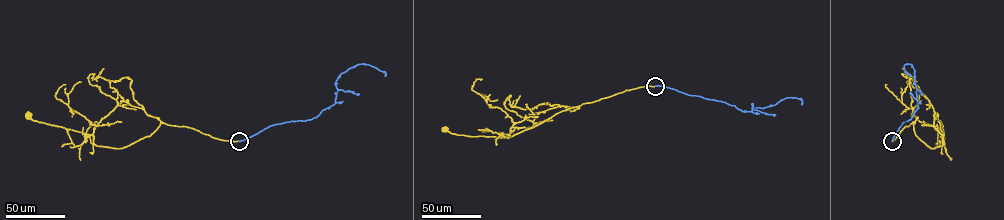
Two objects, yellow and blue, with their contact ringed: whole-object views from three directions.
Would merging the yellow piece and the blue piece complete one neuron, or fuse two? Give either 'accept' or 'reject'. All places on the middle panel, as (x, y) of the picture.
accept

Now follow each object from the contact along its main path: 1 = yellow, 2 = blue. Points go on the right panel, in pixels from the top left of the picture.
1: (892, 141), (912, 122), (915, 134), (928, 146), (941, 146), (943, 125), (936, 115)
2: (892, 141), (901, 124), (917, 108), (915, 71), (912, 65), (906, 64), (904, 70), (911, 75)

